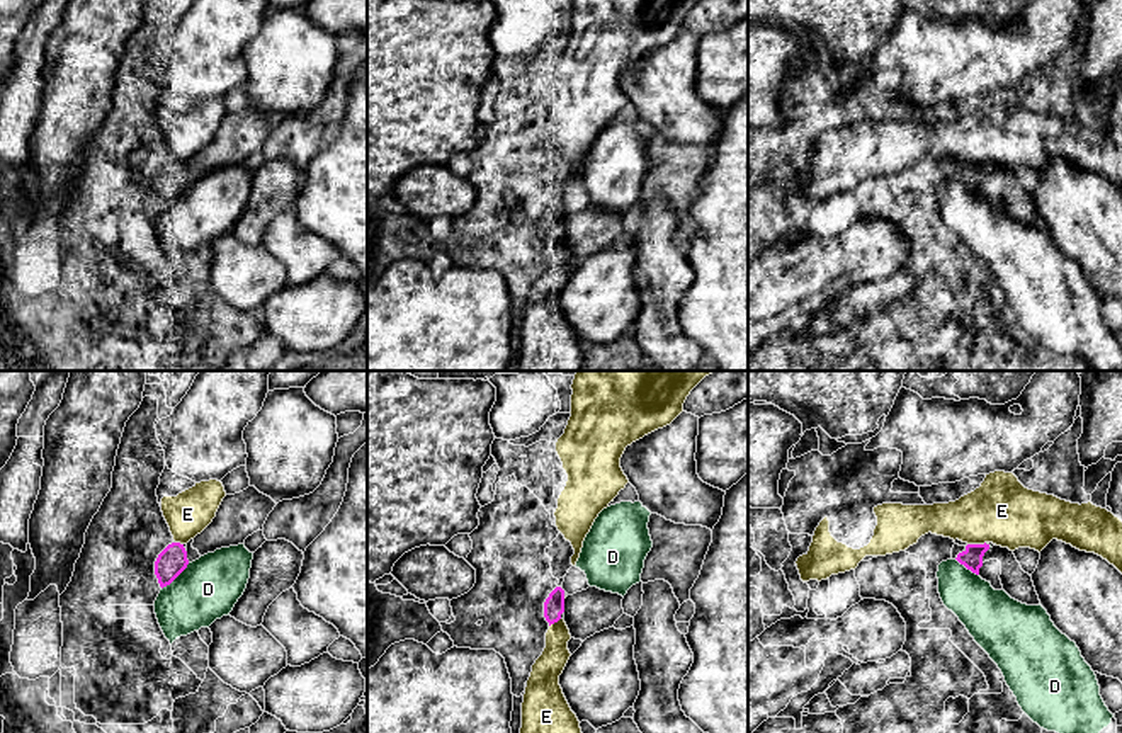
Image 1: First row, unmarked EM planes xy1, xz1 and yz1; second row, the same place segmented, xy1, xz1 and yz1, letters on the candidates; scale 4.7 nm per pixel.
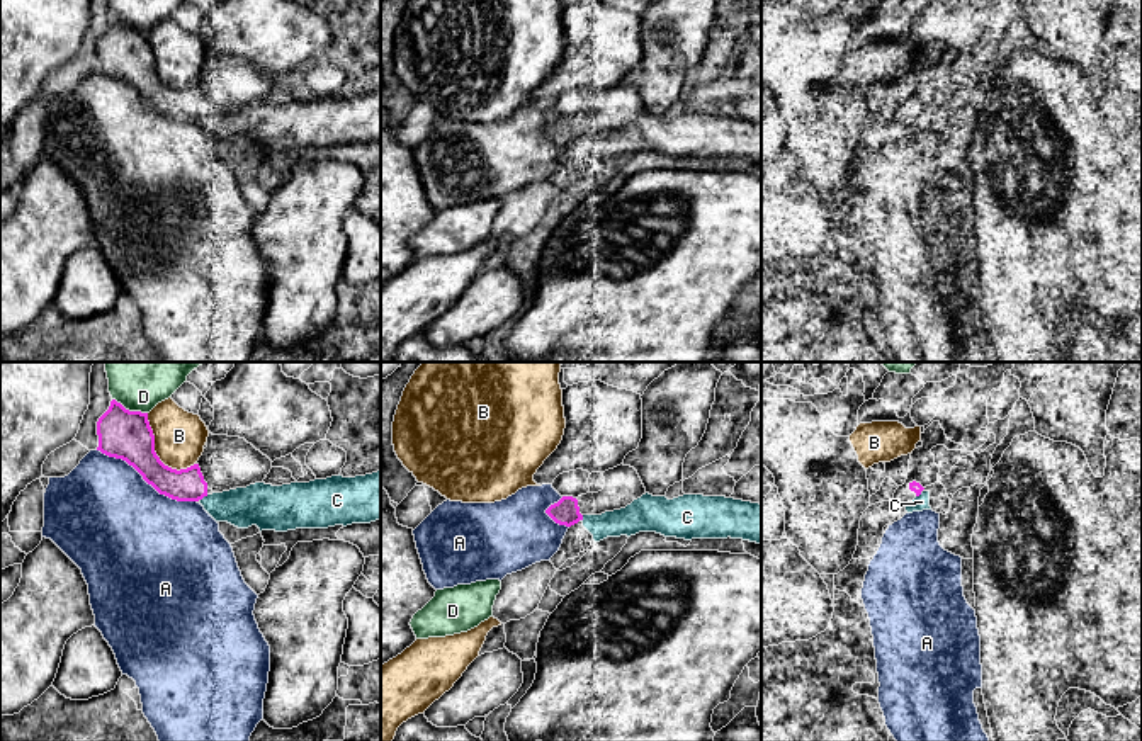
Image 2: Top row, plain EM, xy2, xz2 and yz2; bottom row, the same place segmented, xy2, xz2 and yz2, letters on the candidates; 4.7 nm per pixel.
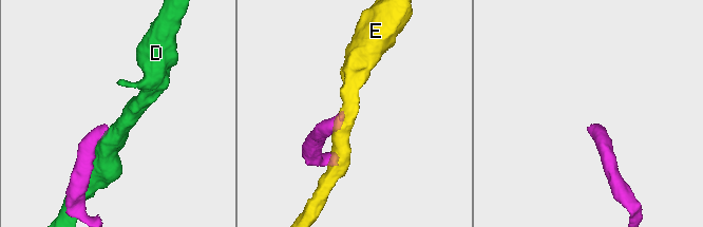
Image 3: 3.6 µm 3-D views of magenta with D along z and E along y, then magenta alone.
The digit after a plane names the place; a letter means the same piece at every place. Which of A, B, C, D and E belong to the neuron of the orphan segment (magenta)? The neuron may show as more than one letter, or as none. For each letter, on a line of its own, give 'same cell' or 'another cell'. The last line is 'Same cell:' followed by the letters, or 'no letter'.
A: another cell
B: another cell
C: same cell
D: another cell
E: another cell
Same cell: C

